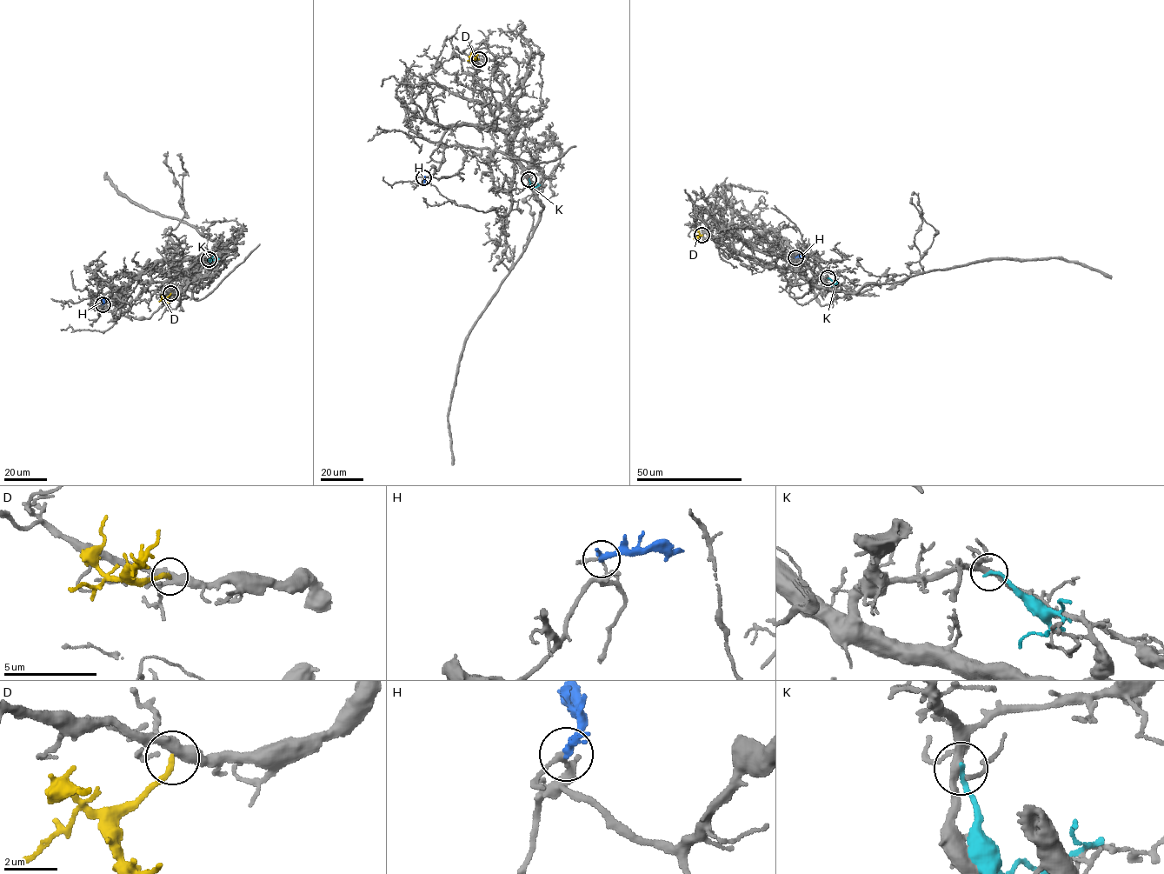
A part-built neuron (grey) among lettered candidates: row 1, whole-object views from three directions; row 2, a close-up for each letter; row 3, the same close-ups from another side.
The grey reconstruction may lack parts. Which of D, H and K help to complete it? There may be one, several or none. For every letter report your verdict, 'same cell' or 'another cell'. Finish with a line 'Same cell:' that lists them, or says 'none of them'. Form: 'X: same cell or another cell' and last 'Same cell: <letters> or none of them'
D: another cell
H: another cell
K: another cell
Same cell: none of them

